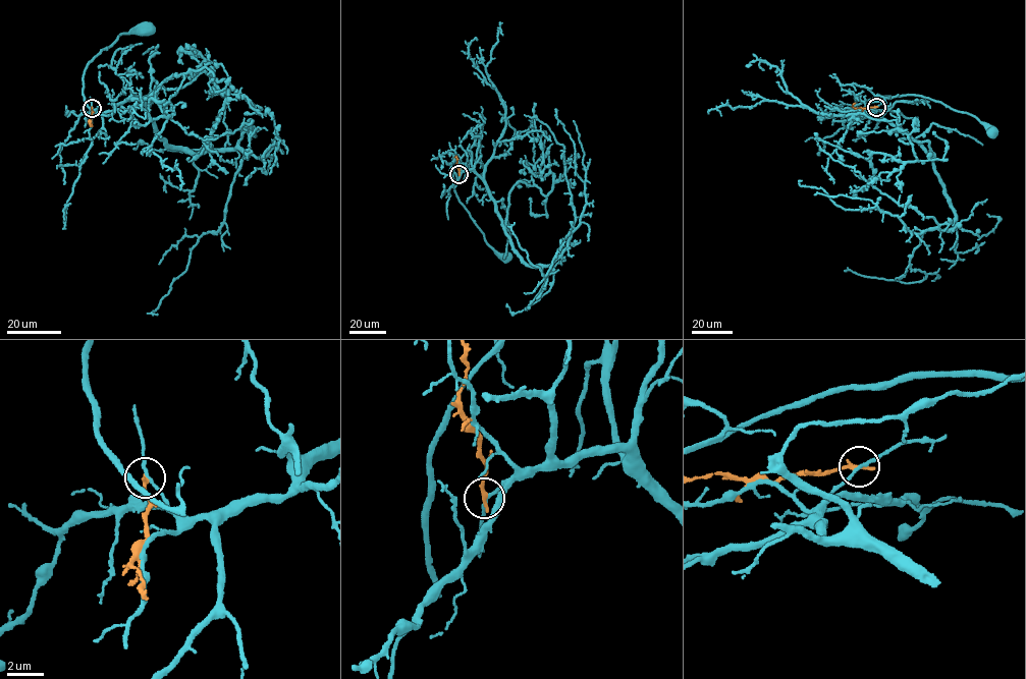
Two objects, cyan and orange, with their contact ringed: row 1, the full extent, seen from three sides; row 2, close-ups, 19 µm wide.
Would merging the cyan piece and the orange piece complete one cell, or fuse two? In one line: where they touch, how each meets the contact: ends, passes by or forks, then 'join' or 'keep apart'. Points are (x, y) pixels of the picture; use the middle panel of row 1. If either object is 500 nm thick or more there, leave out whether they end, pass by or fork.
at (458, 174); cyan passes by; orange ends there; keep apart

